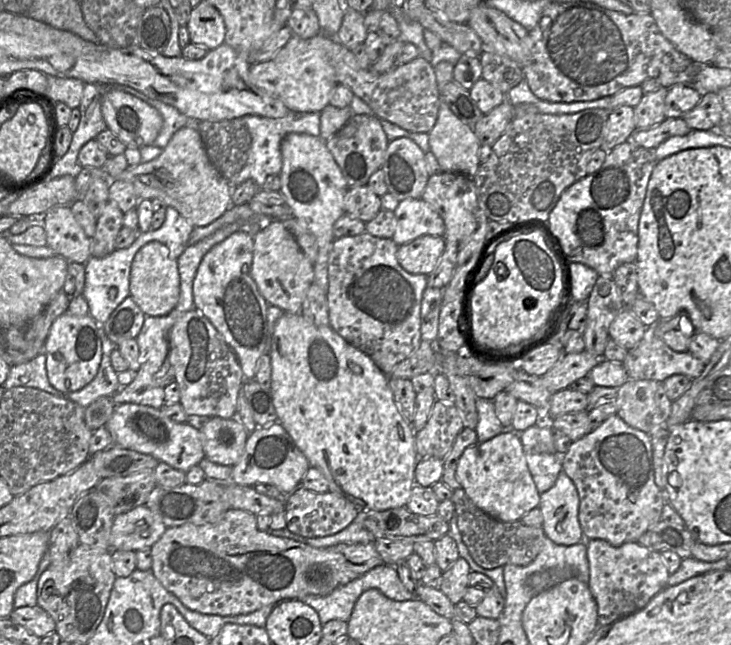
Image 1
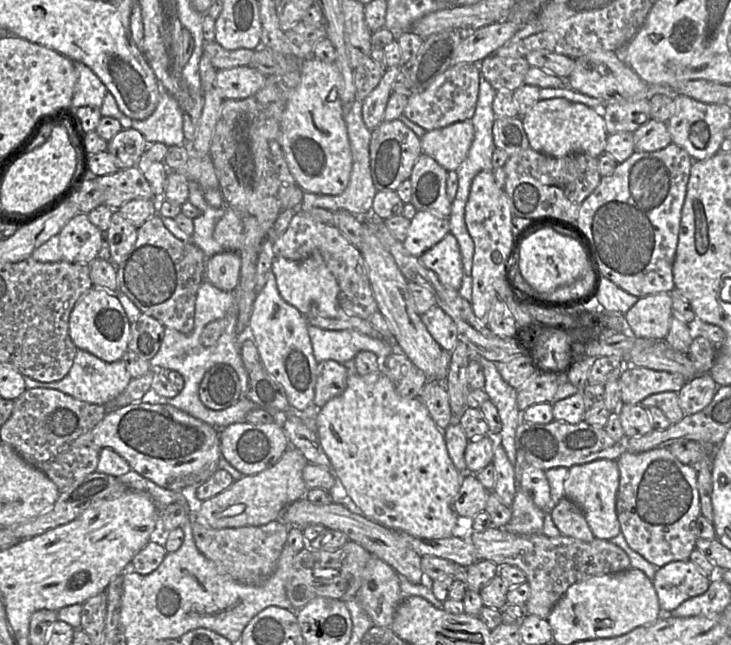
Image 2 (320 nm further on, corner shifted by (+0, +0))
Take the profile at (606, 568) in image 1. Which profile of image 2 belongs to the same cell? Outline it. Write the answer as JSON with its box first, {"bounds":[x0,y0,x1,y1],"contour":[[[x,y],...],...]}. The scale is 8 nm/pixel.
{"bounds":[652,560,711,613],"contour":[[[690,560],[672,561],[658,568],[652,579],[662,613],[707,591],[711,577]]]}

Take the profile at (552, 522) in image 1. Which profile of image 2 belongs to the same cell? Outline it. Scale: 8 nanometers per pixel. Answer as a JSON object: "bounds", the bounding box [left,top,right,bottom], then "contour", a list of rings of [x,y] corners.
{"bounds":[564,459,621,540],"contour":[[[598,459],[589,463],[574,465],[564,481],[565,497],[577,504],[597,539],[609,540],[621,534],[616,513],[616,499],[619,487],[619,469],[615,460]]]}

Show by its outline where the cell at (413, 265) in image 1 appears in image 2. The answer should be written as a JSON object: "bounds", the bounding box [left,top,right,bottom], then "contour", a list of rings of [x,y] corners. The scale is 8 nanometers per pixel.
{"bounds":[418,233,464,292],"contour":[[[448,233],[418,259],[425,268],[437,275],[445,287],[458,292],[464,272],[459,244],[455,236]]]}

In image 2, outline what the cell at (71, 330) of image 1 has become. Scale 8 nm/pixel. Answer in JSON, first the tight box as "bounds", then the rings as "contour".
{"bounds":[69,287,131,362],"contour":[[[92,287],[78,299],[69,317],[69,336],[79,350],[87,351],[105,362],[115,362],[128,350],[131,322],[114,292]]]}

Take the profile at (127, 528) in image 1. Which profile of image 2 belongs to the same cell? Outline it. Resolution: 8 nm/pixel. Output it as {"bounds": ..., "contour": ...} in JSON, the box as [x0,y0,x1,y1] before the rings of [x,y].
{"bounds":[198,447,307,529],"contour":[[[288,447],[280,459],[270,468],[255,475],[246,475],[234,481],[230,487],[216,496],[201,502],[198,520],[212,529],[262,526],[279,519],[283,509],[302,499],[307,491],[302,473],[307,464],[302,453]]]}

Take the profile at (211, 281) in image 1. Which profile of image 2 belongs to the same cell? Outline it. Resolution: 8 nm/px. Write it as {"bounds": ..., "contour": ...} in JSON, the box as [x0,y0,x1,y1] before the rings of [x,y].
{"bounds":[248,271,318,413],"contour":[[[272,271],[267,274],[267,281],[262,290],[256,294],[248,327],[250,330],[249,339],[253,339],[259,358],[266,371],[283,387],[290,408],[297,413],[304,411],[313,404],[317,385],[318,362],[313,355],[312,344],[304,315],[281,297]]]}

